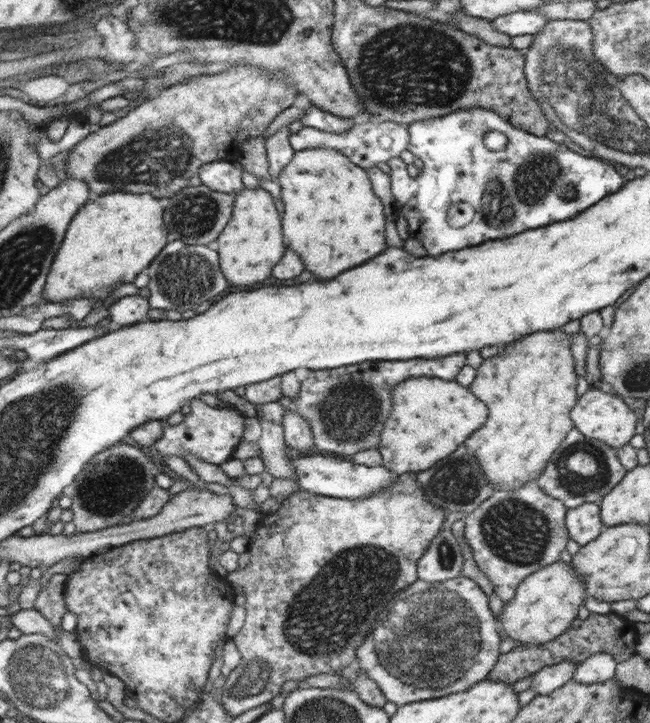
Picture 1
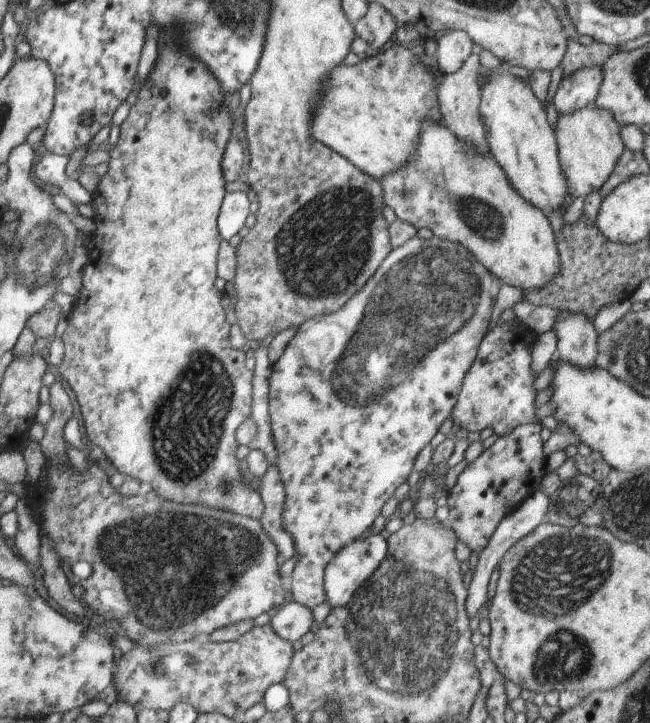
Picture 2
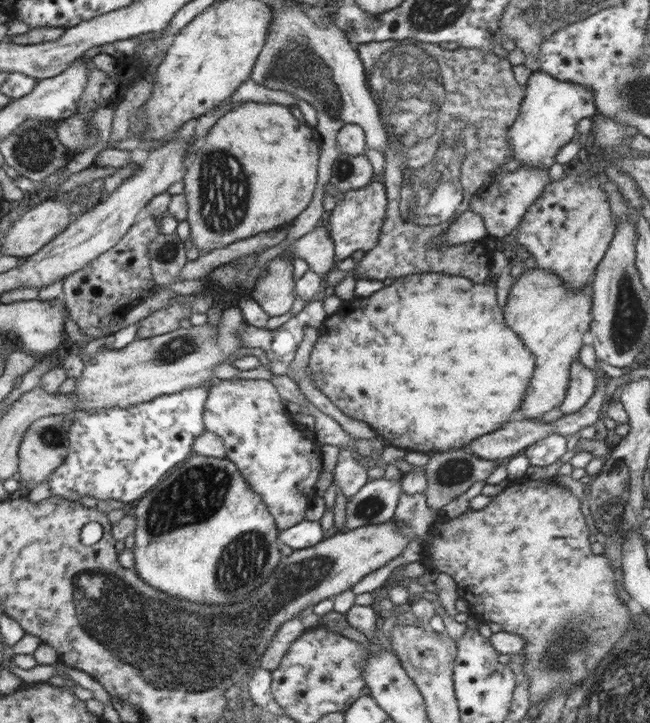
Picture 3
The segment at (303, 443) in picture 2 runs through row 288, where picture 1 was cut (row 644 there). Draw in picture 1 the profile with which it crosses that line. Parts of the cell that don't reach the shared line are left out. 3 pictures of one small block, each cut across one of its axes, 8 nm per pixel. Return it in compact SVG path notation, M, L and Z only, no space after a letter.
M460 576L452 578L448 582L416 580L416 583L411 587L404 588L403 591L397 593L394 604L382 615L374 626L372 634L367 636L364 644L360 646L356 661L359 662L358 666L360 666L361 670L378 685L378 688L383 692L384 698L388 702L394 702L398 707L402 707L408 703L418 703L423 700L452 695L455 692L467 691L468 688L475 684L488 680L492 667L498 662L500 656L504 655L504 652L500 652L500 648L504 648L504 628L501 627L500 616L496 618L494 612L492 612L492 608L490 608L490 596L485 594L484 590L476 584L476 580Z

